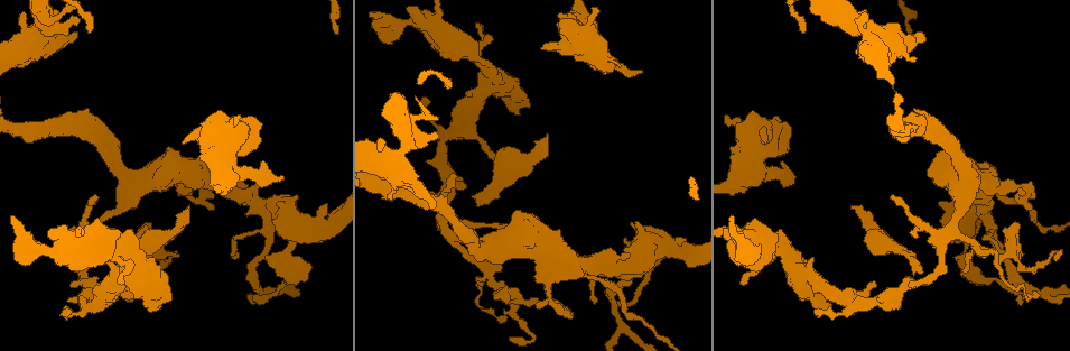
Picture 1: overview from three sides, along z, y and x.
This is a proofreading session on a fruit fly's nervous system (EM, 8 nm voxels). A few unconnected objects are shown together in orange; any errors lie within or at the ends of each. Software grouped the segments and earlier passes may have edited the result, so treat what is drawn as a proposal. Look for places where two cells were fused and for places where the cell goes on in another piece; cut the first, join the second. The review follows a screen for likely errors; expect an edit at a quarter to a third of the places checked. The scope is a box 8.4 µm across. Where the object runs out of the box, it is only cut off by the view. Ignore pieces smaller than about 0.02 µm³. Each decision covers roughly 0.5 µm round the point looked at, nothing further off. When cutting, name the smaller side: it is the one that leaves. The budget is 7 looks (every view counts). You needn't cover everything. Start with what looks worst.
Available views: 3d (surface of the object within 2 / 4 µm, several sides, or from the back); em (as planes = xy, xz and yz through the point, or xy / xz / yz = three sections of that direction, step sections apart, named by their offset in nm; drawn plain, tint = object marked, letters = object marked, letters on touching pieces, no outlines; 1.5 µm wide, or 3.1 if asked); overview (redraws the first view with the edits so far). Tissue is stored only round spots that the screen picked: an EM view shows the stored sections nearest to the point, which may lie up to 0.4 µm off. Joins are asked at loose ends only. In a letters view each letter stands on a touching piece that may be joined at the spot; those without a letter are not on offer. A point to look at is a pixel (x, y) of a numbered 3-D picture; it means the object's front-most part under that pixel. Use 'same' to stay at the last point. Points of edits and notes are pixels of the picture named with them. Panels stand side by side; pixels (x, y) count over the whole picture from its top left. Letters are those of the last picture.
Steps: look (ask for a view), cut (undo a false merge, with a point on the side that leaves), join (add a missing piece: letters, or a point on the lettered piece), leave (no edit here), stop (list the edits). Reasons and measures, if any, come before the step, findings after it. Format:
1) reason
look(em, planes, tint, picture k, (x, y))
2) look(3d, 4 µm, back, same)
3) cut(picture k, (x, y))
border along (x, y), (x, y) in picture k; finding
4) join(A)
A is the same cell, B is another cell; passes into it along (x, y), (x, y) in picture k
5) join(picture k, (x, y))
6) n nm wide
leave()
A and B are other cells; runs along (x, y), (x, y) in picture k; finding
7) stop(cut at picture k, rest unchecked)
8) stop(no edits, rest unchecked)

branch stops here
look(em, planes, plain, picture 1, (282, 175))

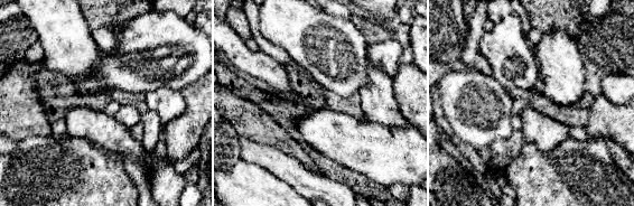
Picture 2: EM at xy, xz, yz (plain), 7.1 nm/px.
what lies round it
look(em, planes, letters, same)

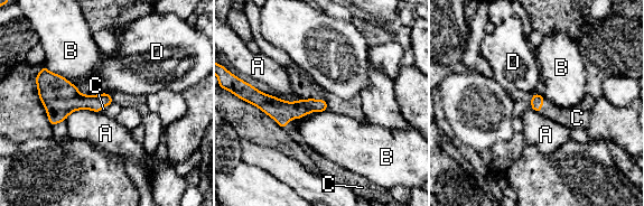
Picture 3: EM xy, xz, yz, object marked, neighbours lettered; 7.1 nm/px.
B touches over 280 nm
join(C)
C is the same cell, A, B and D are other cells; it goes on there

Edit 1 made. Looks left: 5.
look(overview)

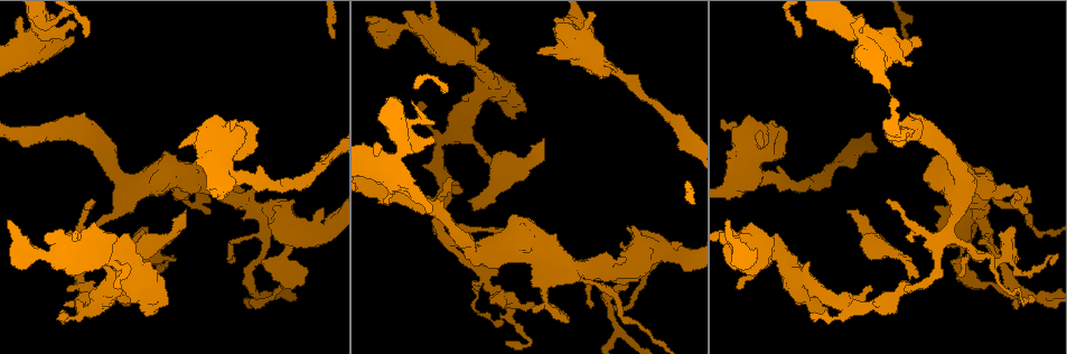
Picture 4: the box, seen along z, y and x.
look(3d, 2 µm, picture 4, (529, 306))

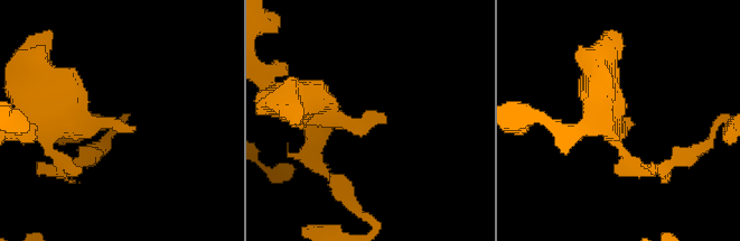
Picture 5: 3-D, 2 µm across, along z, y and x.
now the EM
look(em, planes, plain, picture 5, (385, 120))

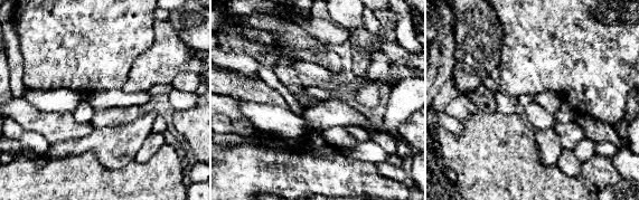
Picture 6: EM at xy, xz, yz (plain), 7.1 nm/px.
look(em, planes, letters, same)

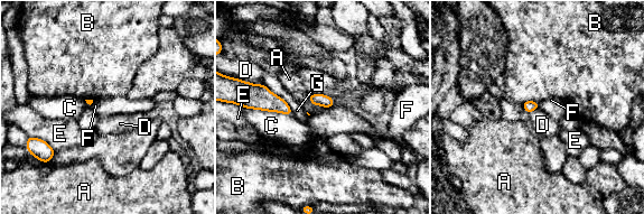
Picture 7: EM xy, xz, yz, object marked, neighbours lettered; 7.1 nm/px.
leave()
A, B, C, D, E, F and G are other cells; border along (333, 104), (328, 108) in picture 7; no lettered piece goes on from it

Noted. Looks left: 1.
stop(join at picture 3, rest unchecked)

